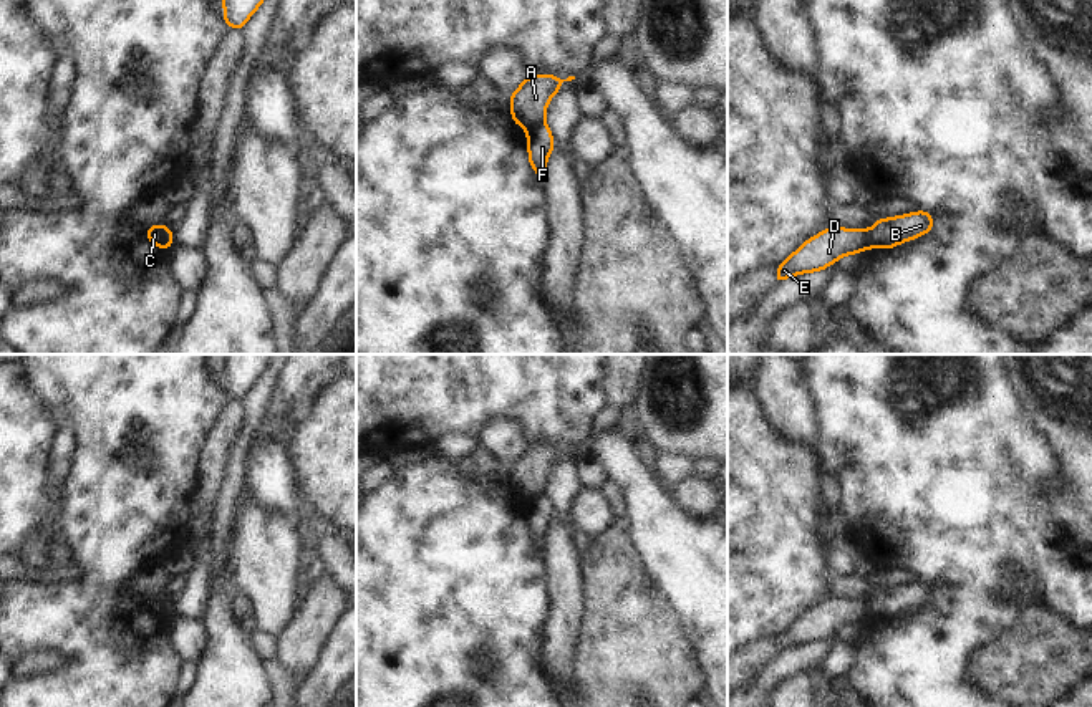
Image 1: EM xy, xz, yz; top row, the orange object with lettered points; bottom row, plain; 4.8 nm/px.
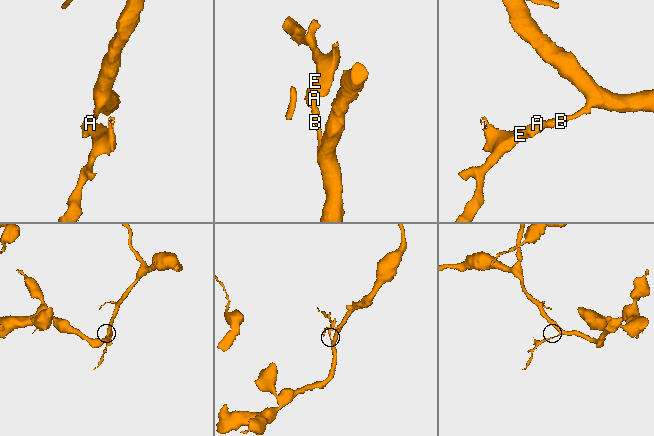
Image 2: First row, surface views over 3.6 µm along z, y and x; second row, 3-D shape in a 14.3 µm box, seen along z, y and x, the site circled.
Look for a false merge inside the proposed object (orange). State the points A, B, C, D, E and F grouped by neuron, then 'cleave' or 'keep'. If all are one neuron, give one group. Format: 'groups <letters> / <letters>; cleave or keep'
groups A C D E / B F; cleave

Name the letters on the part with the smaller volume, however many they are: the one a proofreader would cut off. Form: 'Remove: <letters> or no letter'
Remove: A, C, D, E

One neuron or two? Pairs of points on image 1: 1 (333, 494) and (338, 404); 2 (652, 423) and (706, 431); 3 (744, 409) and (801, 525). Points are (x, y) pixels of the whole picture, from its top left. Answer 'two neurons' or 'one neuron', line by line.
1: one neuron
2: one neuron
3: one neuron

